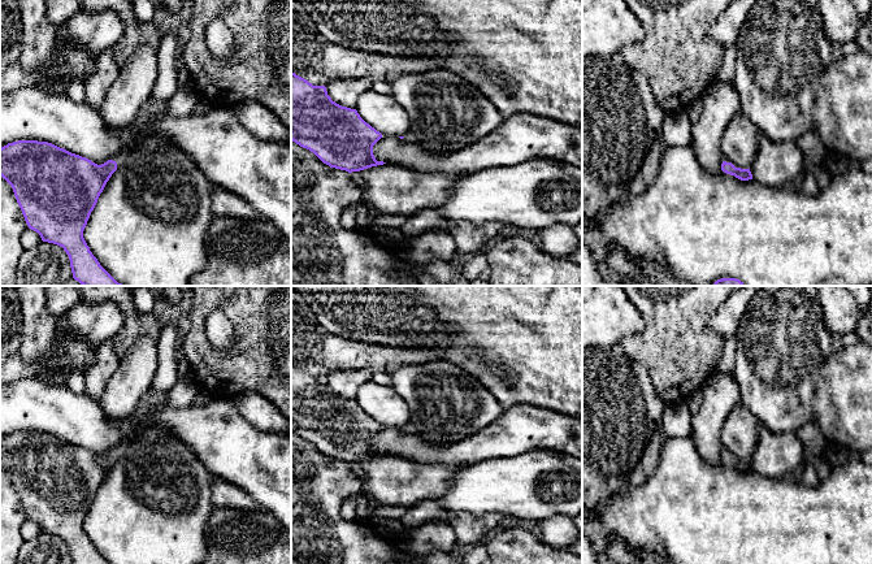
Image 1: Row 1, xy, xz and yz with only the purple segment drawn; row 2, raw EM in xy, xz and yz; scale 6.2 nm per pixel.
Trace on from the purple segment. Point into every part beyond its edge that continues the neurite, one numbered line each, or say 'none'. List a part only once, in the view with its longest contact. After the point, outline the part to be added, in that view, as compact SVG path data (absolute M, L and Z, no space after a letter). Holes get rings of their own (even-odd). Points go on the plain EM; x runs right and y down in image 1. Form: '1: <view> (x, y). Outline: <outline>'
1: xy (121, 448). Outline: M125 439L123 442L114 446L110 451L117 454L117 459L121 459L126 454L131 443L133 443L133 439Z

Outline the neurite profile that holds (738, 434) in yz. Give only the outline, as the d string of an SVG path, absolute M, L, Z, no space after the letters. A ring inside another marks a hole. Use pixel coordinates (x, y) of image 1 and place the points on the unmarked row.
M737 403L719 431L721 444L736 457L750 460L758 441L758 420L743 403Z

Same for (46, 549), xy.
M42 532L36 538L23 541L16 564L71 564L71 559L69 547L62 538Z

